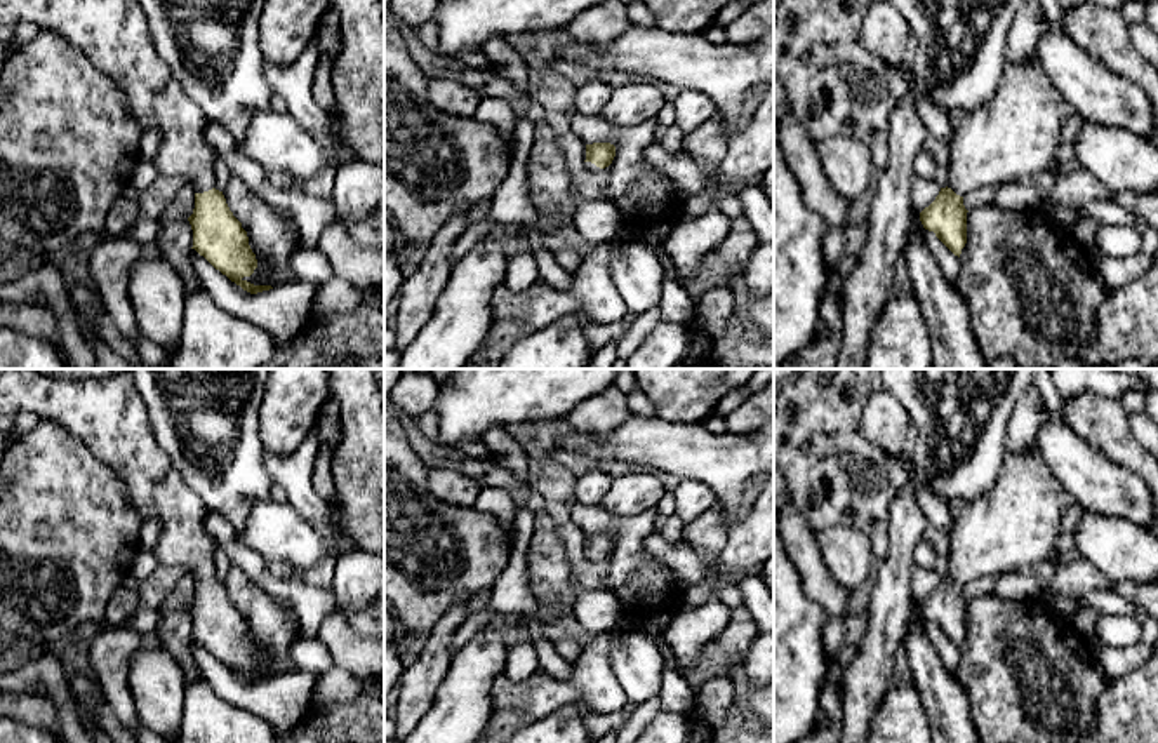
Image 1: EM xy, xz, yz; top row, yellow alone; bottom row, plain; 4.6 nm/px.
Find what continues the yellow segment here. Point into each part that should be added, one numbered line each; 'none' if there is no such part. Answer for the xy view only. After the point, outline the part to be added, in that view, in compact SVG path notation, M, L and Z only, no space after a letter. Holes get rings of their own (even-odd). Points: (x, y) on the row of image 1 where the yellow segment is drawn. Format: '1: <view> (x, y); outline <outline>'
1: xy (115, 35); outline M0 0L0 24L23 21L64 37L115 82L143 132L148 129L162 132L162 143L151 160L160 179L183 177L195 193L214 188L214 164L219 153L205 139L209 120L158 56L137 0Z

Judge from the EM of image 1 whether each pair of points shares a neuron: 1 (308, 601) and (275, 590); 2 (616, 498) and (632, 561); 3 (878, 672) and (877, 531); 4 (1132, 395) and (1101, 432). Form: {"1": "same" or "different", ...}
{"1": "same", "2": "different", "3": "different", "4": "different"}

